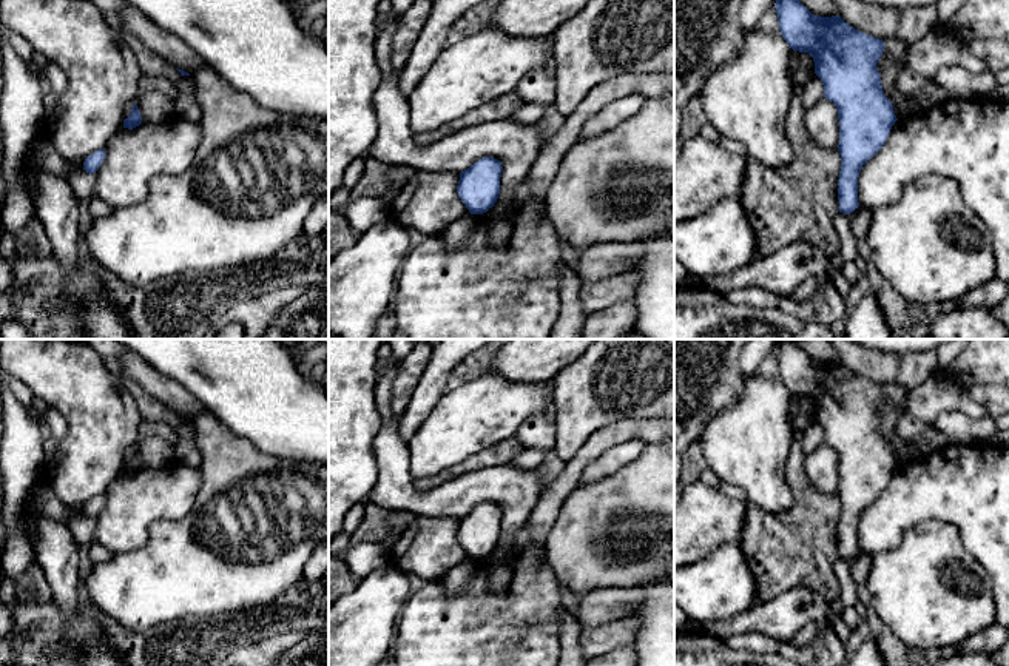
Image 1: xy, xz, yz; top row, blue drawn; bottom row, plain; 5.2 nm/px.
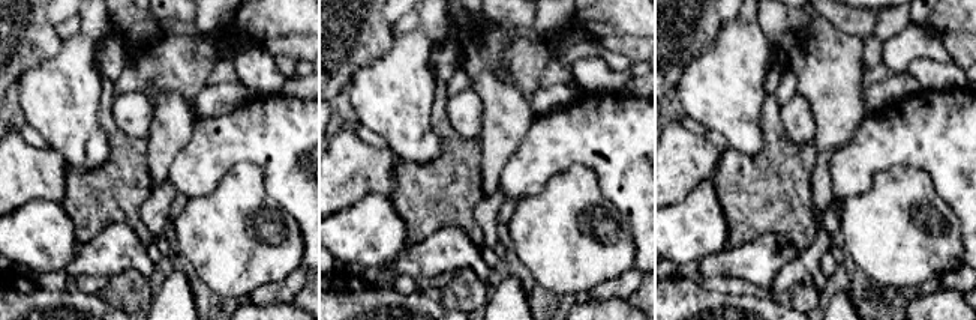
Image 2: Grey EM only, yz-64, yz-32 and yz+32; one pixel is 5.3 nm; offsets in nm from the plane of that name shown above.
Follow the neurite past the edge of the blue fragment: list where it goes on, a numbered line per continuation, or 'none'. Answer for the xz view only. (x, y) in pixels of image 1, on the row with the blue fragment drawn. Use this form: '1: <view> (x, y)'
none

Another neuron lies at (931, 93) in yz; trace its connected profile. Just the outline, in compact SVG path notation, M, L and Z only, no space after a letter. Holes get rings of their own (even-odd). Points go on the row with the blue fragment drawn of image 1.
M930 80L921 89L912 94L896 92L890 102L893 105L896 119L901 119L904 114L920 111L926 103L938 105L947 99L947 92L935 80Z

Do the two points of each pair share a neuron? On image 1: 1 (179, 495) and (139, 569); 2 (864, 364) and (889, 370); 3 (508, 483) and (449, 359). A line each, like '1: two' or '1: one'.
1: two
2: one
3: two

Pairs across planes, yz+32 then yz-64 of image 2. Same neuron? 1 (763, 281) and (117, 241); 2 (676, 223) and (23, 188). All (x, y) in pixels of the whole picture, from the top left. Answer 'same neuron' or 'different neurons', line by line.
1: same neuron
2: different neurons

